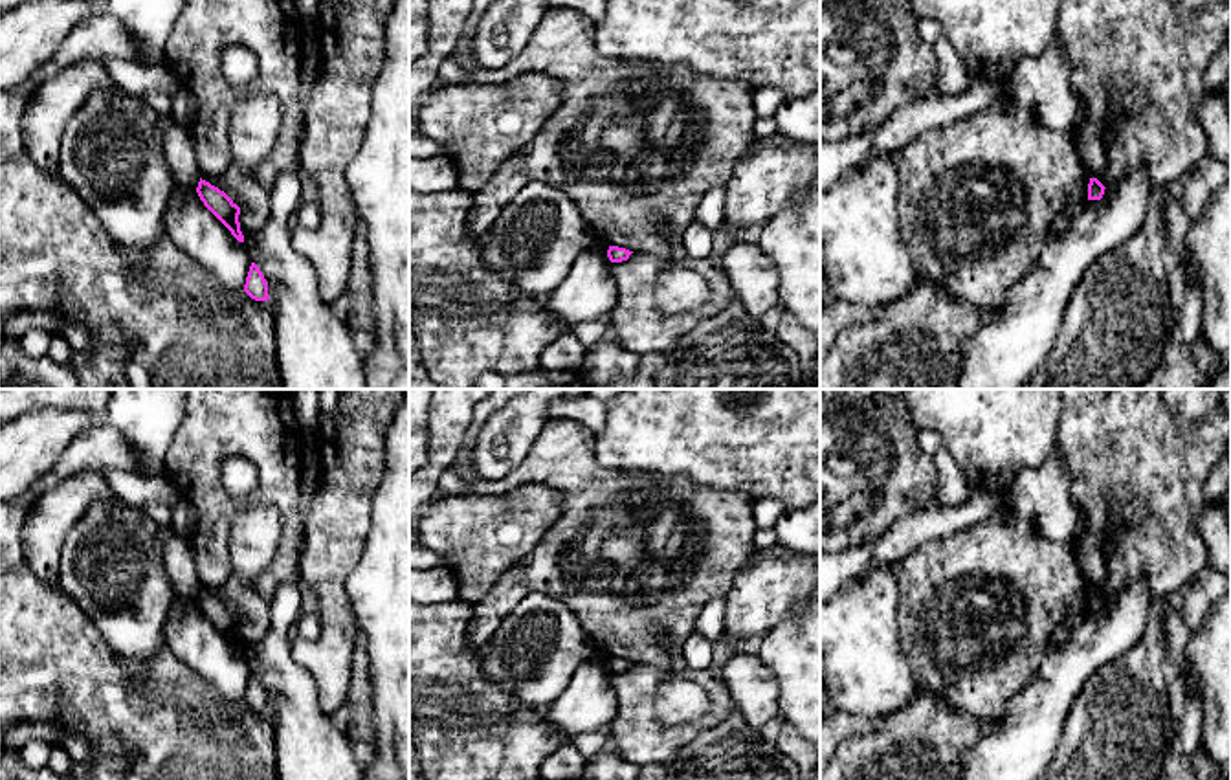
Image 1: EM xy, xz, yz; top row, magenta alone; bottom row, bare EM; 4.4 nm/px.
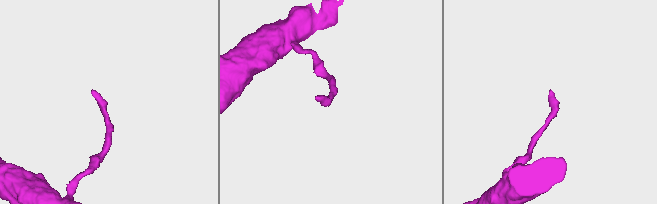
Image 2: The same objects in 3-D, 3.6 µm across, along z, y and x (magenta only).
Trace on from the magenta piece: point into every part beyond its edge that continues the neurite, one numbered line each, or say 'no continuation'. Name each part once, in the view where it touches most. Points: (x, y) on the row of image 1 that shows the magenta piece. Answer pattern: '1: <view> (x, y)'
no continuation

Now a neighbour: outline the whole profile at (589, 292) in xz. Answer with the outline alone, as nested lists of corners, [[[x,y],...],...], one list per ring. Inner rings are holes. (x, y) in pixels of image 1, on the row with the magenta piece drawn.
[[[582,251],[567,277],[543,299],[545,308],[565,325],[607,319],[618,299],[618,288],[607,253]]]

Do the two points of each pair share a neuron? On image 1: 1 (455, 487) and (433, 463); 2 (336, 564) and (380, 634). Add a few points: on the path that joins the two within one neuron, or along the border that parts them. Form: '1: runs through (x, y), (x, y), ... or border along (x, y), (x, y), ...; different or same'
1: border along (450, 465), (439, 479), (437, 494); different
2: border along (367, 542), (360, 564), (347, 579), (354, 623); different

